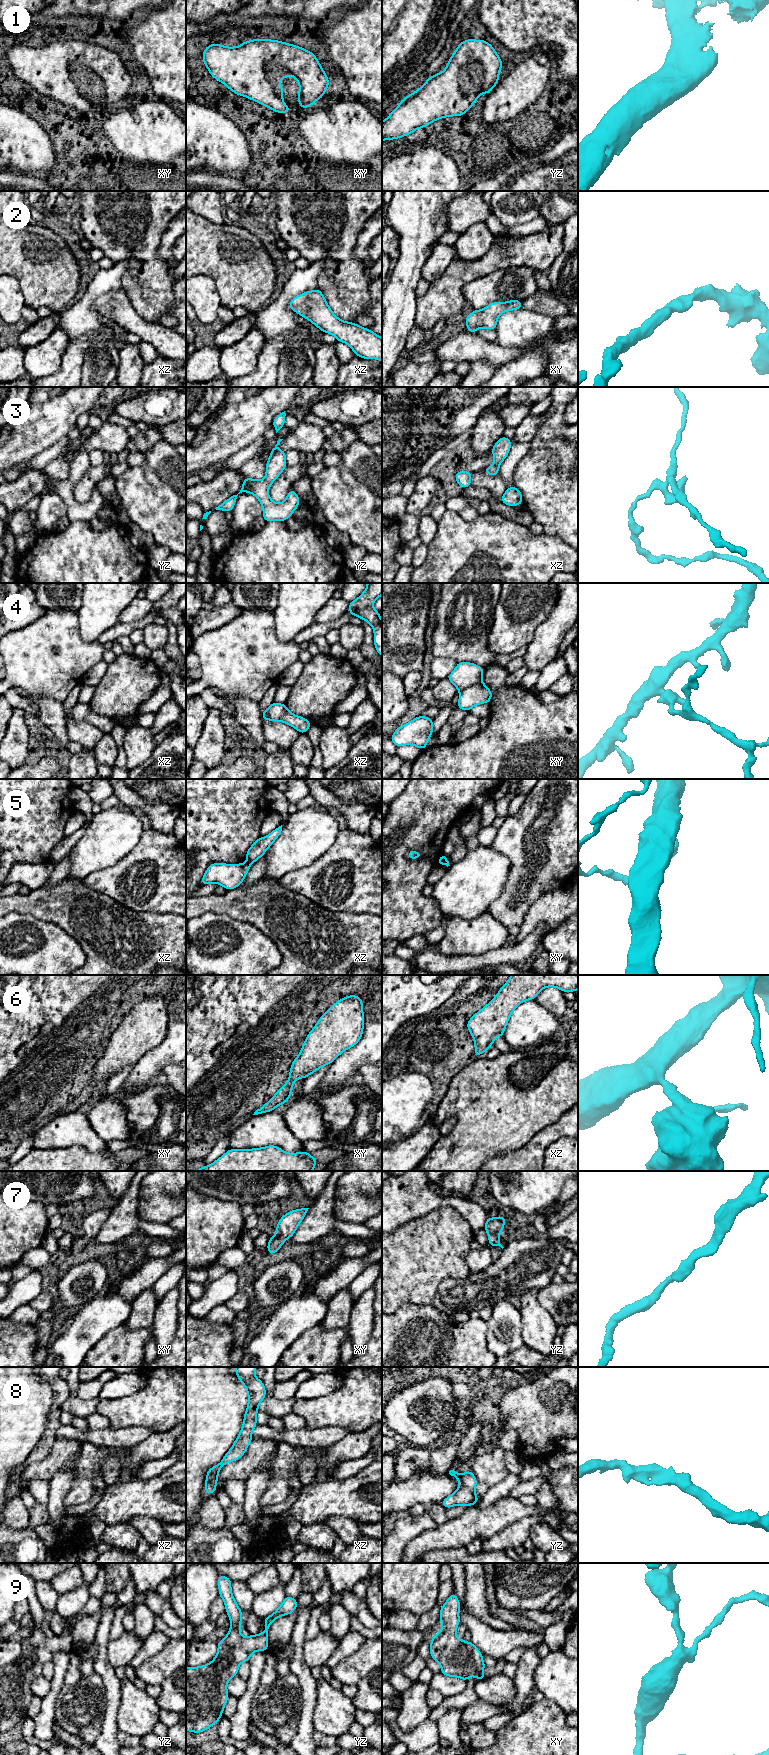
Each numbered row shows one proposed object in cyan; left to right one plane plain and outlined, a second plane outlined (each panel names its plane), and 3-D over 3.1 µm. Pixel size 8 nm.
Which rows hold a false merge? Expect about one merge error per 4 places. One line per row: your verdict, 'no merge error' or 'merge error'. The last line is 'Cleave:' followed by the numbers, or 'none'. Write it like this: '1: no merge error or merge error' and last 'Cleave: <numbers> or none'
1: no merge error
2: no merge error
3: no merge error
4: merge error
5: merge error
6: no merge error
7: no merge error
8: no merge error
9: no merge error
Cleave: 4, 5

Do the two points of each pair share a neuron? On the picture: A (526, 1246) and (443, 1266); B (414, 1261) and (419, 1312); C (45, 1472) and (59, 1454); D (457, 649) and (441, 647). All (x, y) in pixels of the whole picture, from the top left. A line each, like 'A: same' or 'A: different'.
A: different
B: different
C: same
D: same

